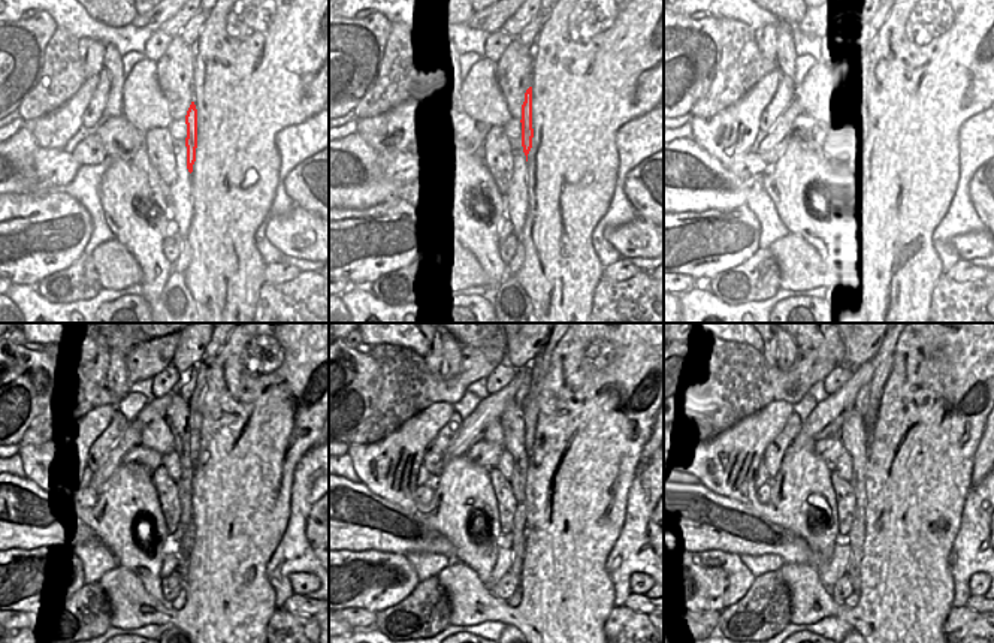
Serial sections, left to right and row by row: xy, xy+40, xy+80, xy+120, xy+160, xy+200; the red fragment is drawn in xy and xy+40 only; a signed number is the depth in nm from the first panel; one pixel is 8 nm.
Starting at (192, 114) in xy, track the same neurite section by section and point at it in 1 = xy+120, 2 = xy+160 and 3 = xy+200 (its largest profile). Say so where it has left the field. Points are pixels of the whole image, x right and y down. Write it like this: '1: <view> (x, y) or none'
1: xy+120 (195, 419)
2: xy+160 (529, 405)
3: xy+200 (885, 353)

